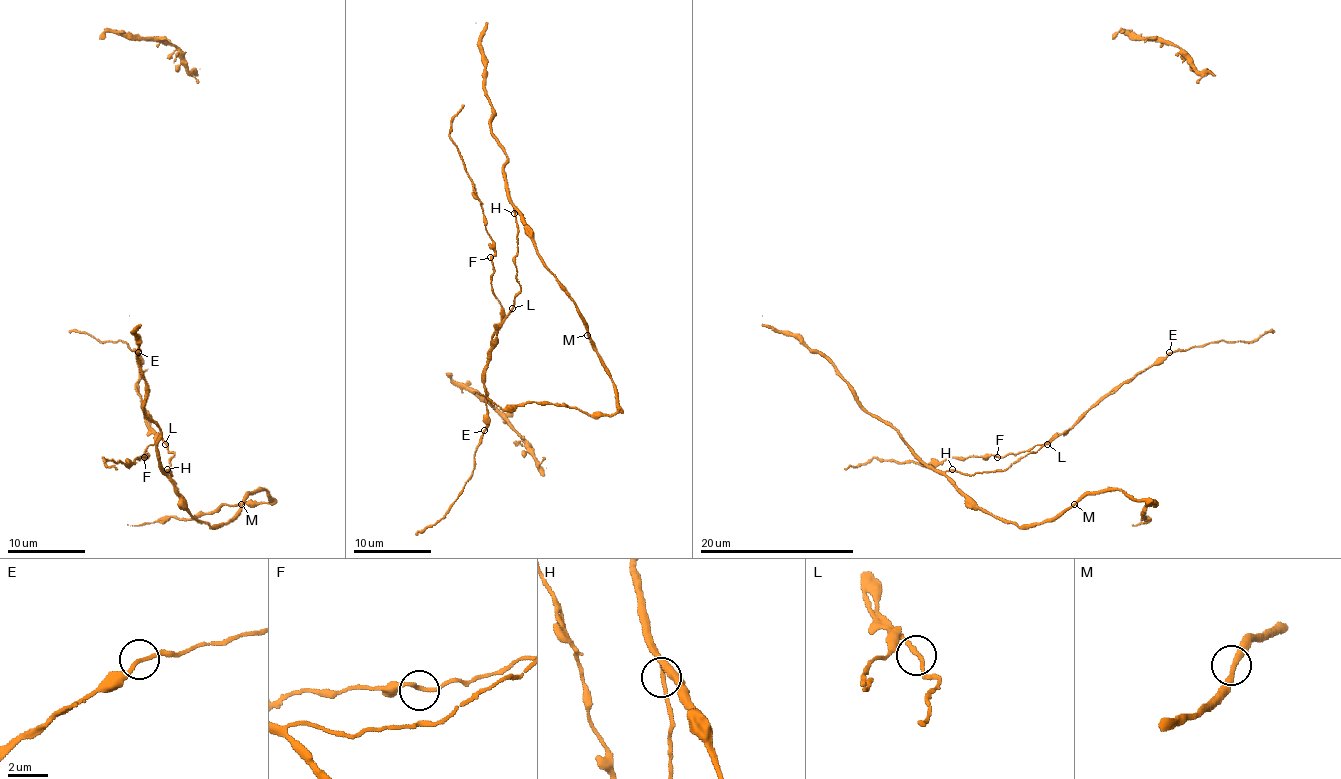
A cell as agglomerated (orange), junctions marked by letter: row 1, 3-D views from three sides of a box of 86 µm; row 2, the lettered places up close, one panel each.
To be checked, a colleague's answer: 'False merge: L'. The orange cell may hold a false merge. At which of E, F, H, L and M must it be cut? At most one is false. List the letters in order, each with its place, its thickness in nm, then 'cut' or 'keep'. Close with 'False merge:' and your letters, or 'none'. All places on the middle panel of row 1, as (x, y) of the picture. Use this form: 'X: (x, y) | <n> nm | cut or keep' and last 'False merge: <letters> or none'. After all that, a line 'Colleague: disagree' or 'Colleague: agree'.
E: (484, 430) | 190 nm | keep
F: (490, 257) | 200 nm | keep
H: (514, 213) | 170 nm | keep
L: (512, 308) | 190 nm | keep
M: (587, 335) | 240 nm | keep
False merge: none
Colleague: disagree

